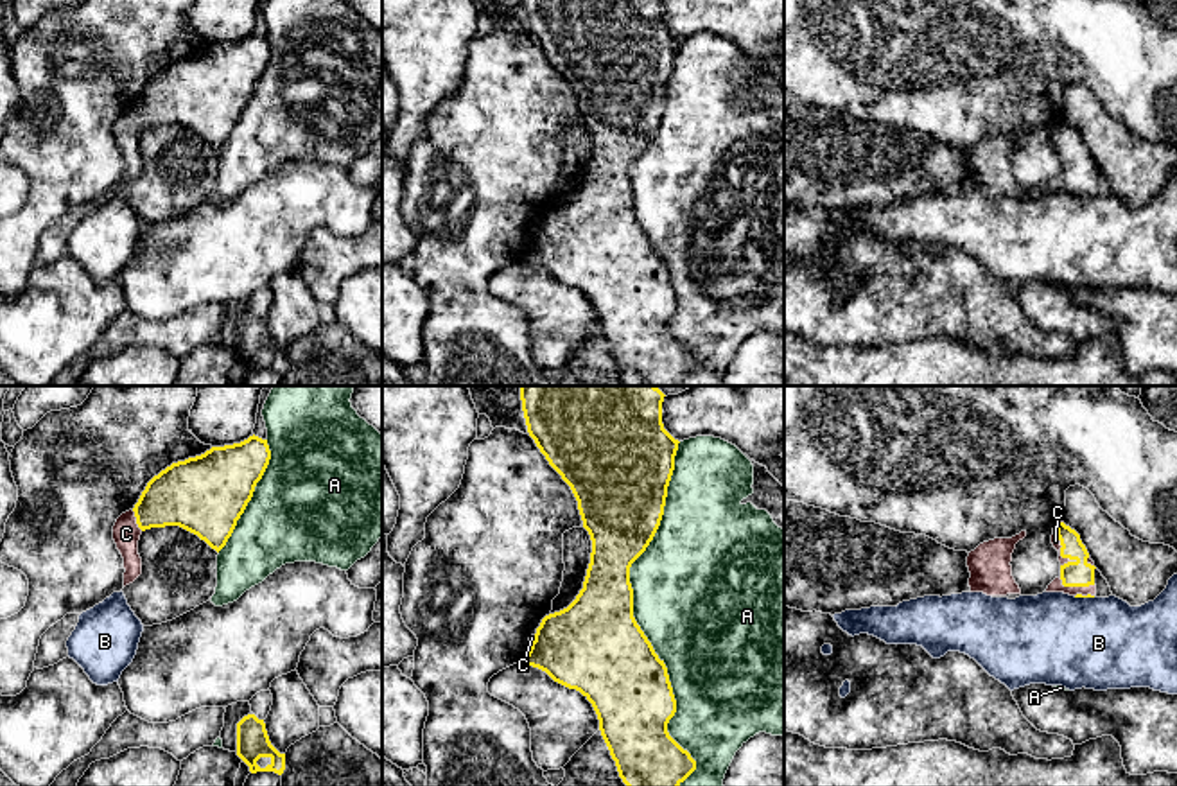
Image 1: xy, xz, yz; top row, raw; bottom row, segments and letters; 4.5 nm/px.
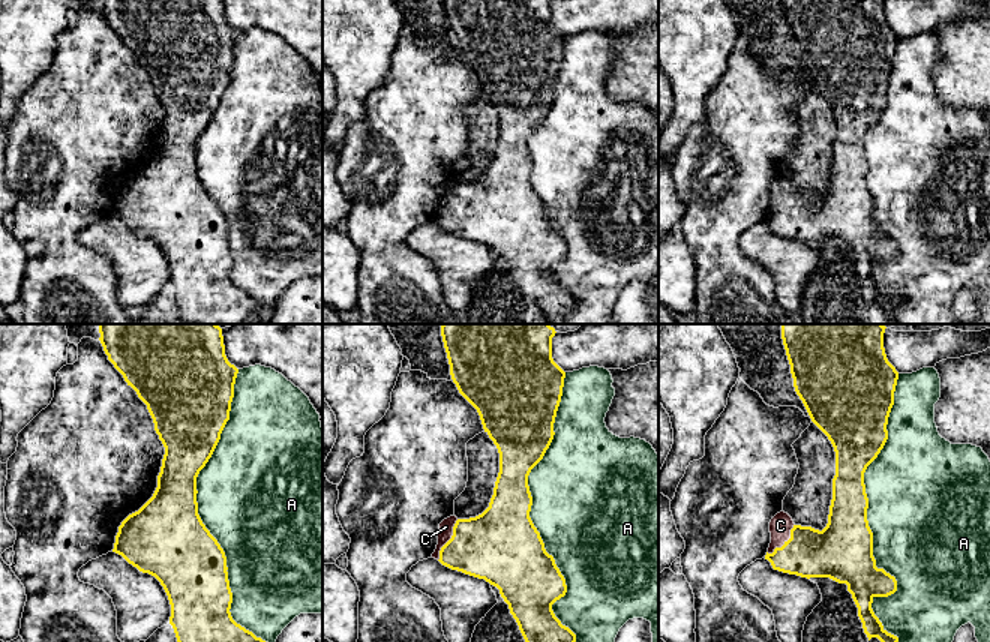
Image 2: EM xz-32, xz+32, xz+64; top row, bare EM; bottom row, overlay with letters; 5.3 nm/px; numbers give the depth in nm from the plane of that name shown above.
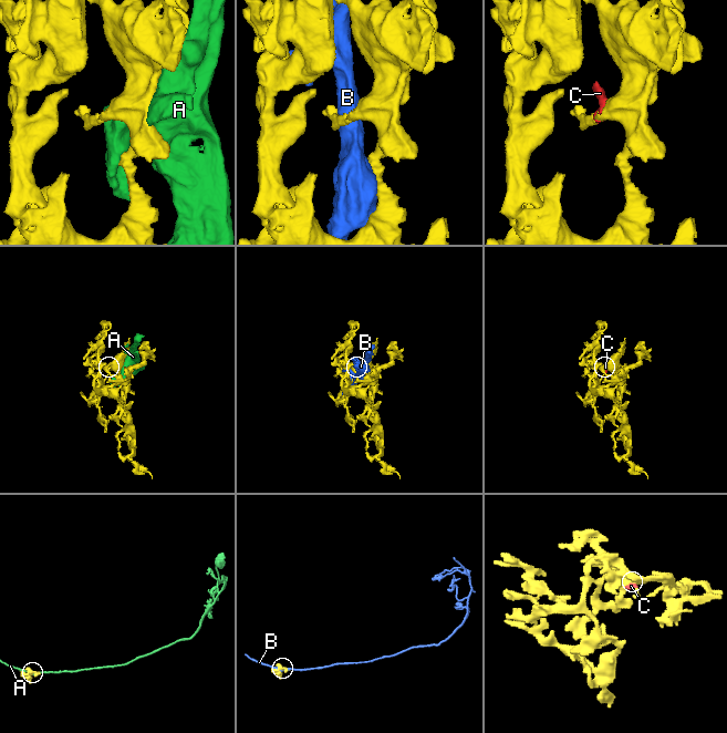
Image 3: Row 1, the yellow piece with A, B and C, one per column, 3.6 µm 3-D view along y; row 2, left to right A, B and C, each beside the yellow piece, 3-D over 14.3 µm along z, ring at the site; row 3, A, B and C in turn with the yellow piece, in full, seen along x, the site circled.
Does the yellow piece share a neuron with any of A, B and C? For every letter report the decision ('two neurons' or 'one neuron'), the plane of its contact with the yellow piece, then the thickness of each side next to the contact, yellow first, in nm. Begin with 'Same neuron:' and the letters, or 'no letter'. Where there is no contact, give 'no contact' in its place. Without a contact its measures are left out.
Same neuron: C
A: two neurons | xz | 420/480 nm
B: two neurons | yz | 20/420 nm
C: one neuron | yz | 120/40 nm

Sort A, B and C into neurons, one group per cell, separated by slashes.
A / B / C

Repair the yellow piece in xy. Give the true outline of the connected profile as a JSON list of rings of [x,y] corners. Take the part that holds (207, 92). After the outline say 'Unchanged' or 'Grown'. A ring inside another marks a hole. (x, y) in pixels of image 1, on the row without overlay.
[[[253,32],[240,41],[212,45],[201,54],[172,61],[154,74],[135,106],[122,111],[113,124],[113,138],[124,156],[124,185],[142,172],[138,138],[145,127],[179,124],[197,133],[219,151],[251,99],[255,84],[262,77],[269,57],[271,48],[267,38]]]. Grown

